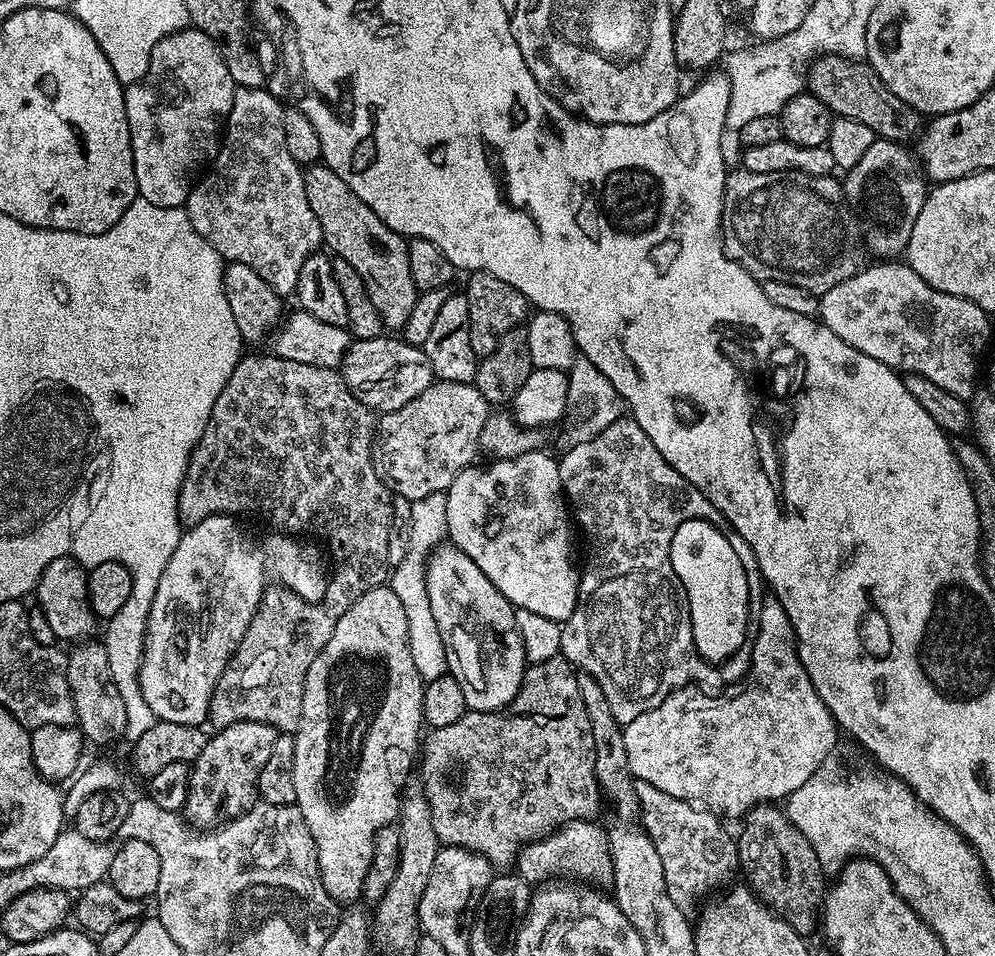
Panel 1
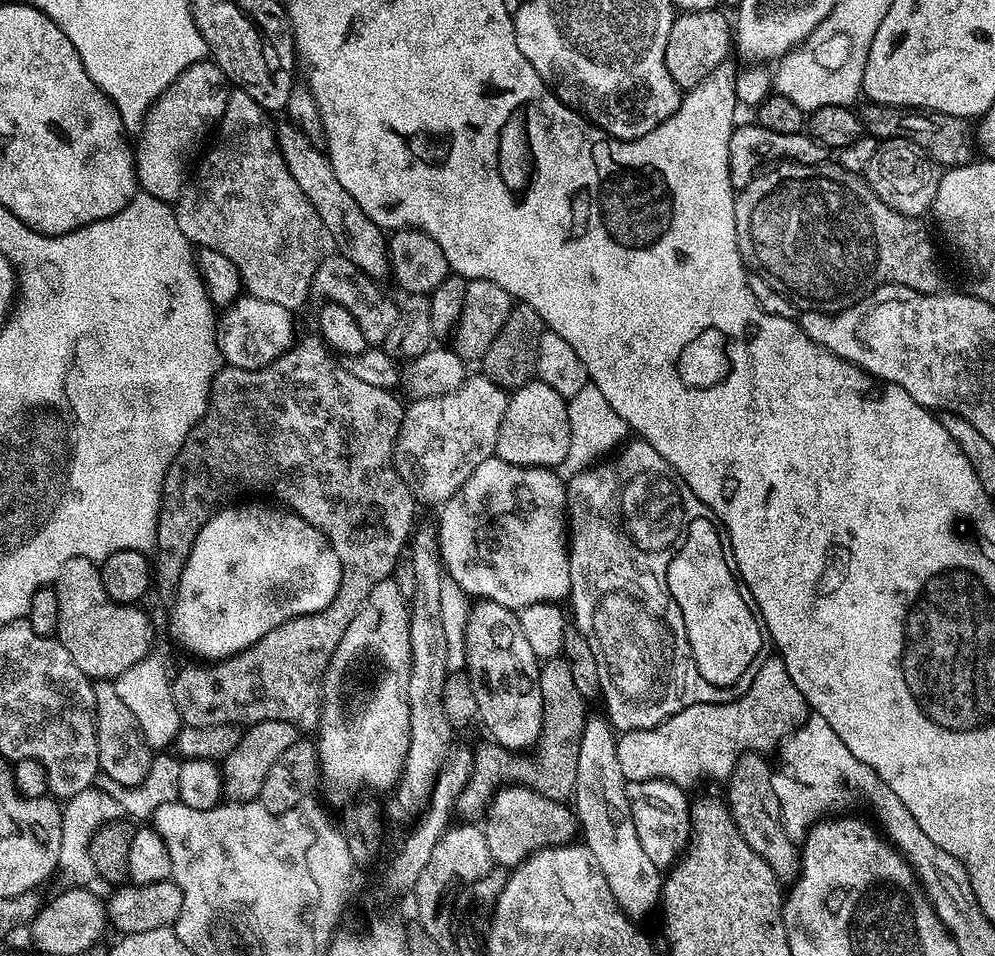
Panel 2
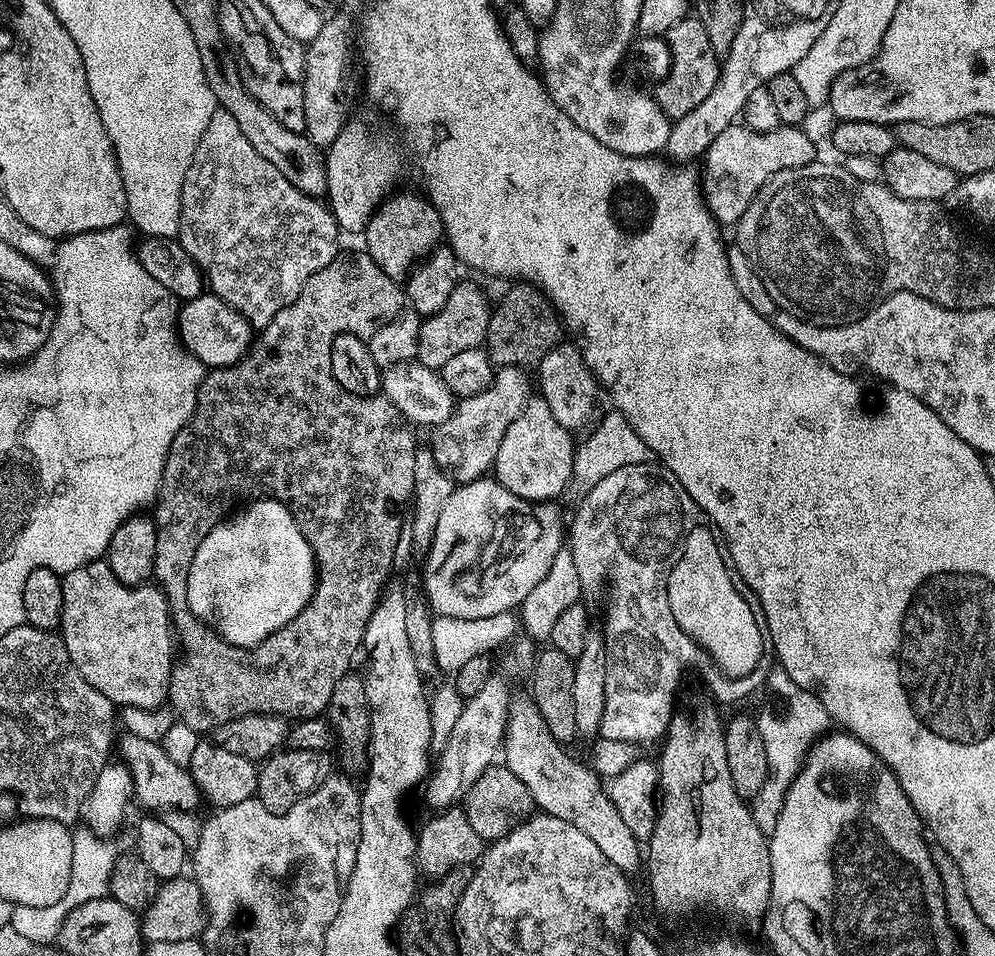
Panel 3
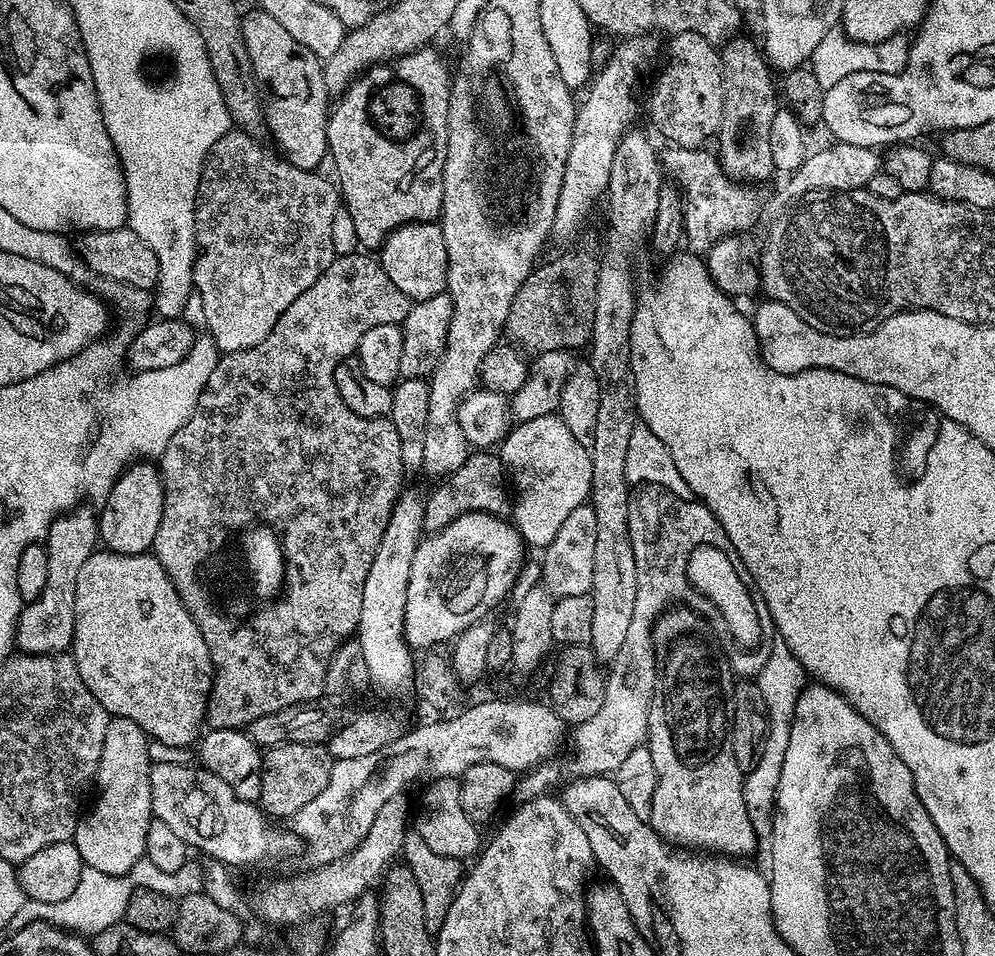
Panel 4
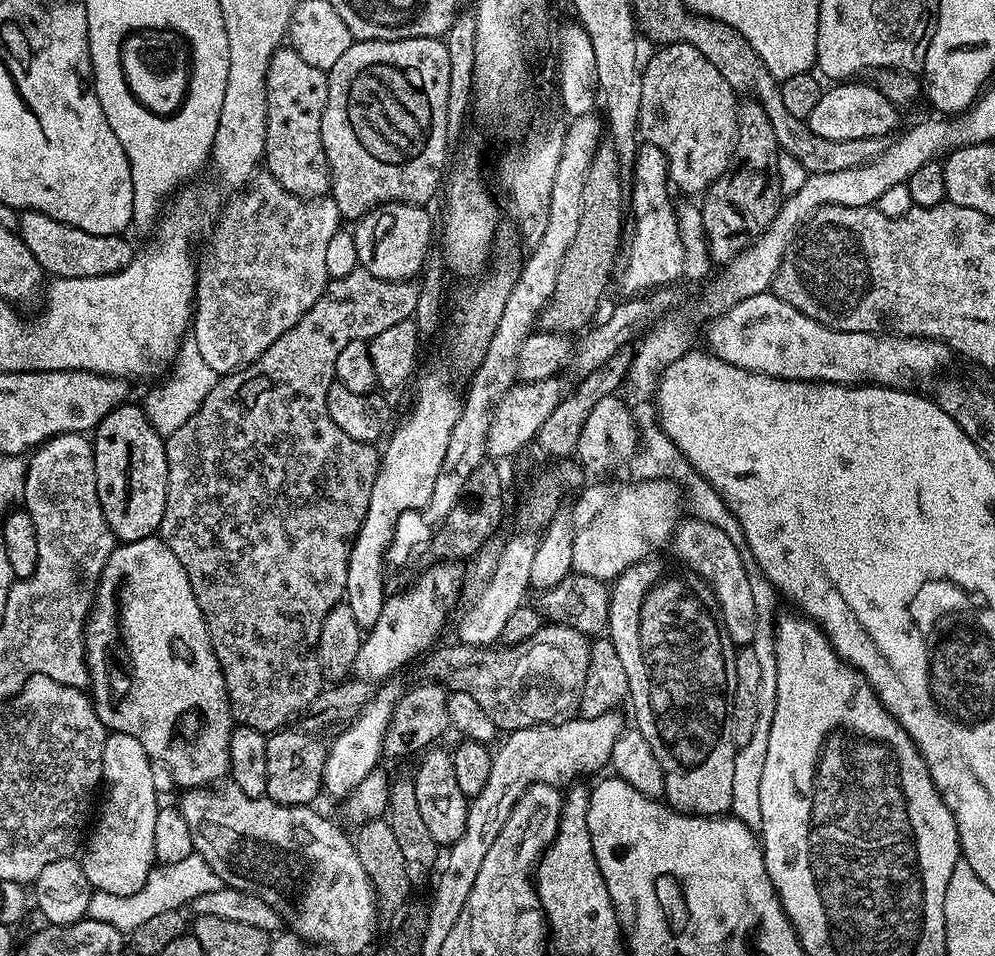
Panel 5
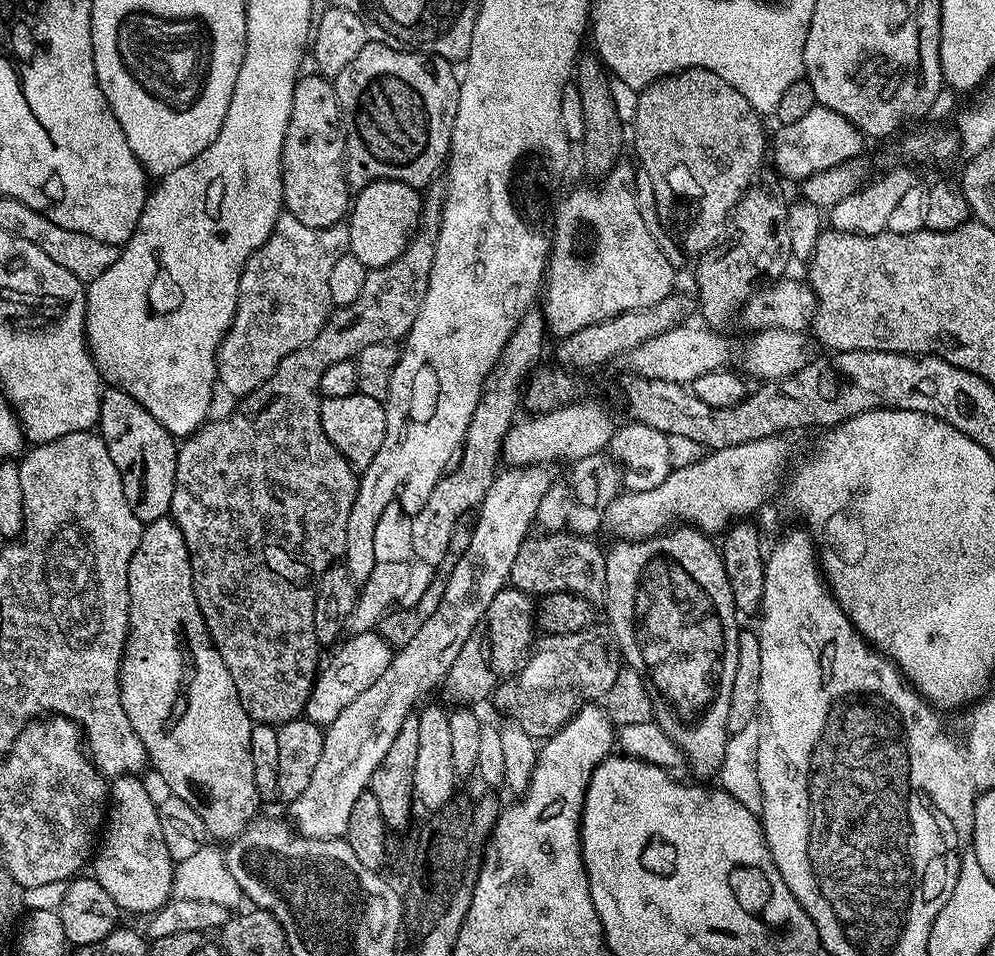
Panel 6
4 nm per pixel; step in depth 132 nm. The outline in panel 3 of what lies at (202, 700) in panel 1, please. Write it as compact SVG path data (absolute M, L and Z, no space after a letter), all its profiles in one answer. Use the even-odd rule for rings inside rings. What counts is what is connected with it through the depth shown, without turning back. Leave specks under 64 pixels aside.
M253 500L233 511L202 538L202 546L198 546L194 562L190 562L186 598L189 610L216 629L223 640L236 648L253 648L286 627L308 605L314 589L316 559L290 509L277 500Z

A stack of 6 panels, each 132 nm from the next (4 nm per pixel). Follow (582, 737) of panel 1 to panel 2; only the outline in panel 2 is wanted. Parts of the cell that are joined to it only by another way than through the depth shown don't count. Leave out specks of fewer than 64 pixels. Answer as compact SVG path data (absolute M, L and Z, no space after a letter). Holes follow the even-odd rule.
M563 655L552 657L550 660L543 661L540 665L540 685L542 686L542 706L544 707L544 717L542 718L542 731L540 739L534 745L536 760L531 760L528 754L517 754L503 748L501 744L487 742L480 749L475 749L472 758L472 772L469 780L462 789L458 799L459 807L464 807L468 812L483 813L488 806L488 801L492 798L492 793L501 786L509 784L524 784L536 792L543 792L552 800L561 802L567 801L576 790L576 775L578 774L578 742L581 741L586 711L584 704L586 697L578 694L578 686L574 686L574 677L570 674L570 666L564 660Z

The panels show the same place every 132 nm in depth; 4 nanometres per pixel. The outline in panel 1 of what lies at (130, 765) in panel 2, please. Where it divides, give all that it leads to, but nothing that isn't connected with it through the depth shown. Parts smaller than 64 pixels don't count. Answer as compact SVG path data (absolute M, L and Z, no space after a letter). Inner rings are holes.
M84 642L73 648L76 649L67 653L68 681L74 698L76 724L83 739L89 745L123 741L126 730L126 705L122 702L122 694L118 694L118 686L114 686L110 678L110 662L106 659L106 646L103 642Z

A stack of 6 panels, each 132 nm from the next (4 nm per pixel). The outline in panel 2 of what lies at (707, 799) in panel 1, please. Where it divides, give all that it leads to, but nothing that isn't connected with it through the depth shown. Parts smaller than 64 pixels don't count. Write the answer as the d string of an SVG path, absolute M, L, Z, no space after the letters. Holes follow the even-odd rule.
M769 655L766 662L762 662L762 670L758 670L758 674L754 678L754 682L750 682L740 697L736 700L728 700L725 704L695 704L694 706L686 706L686 710L678 710L678 714L674 714L670 718L666 718L658 726L653 728L643 728L642 730L630 730L629 732L621 732L616 737L616 745L618 746L618 766L622 766L622 774L625 781L633 780L668 780L672 784L678 785L685 790L691 789L691 784L696 784L699 780L720 780L727 781L735 766L735 762L744 752L755 751L761 754L767 753L768 749L775 749L777 745L783 741L785 736L791 736L796 729L808 719L810 709L805 704L802 694L798 690L798 686L794 686L794 682L790 679L790 674L786 674L786 666L780 661L779 655Z

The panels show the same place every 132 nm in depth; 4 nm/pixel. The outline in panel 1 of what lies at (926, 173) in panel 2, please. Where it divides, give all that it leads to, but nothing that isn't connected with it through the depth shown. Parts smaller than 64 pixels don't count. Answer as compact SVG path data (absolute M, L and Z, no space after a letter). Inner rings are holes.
M876 139L862 154L862 159L853 168L843 173L842 183L844 185L844 197L847 198L849 206L861 217L868 216L868 228L866 224L866 248L876 258L896 258L905 251L910 242L910 234L914 234L914 222L918 222L918 210L922 210L926 195L926 177L924 169L917 157L907 152L903 143L895 140Z

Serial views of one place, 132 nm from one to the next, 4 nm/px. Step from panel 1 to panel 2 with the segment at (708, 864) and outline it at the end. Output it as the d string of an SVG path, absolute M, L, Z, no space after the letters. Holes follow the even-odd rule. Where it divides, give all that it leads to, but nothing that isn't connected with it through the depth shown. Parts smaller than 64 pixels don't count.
M633 780L625 783L624 793L630 806L630 818L634 818L634 830L638 830L638 842L642 842L642 850L646 850L646 855L656 868L671 869L678 859L678 850L687 845L692 835L690 800L684 797L687 796L685 789L668 780Z

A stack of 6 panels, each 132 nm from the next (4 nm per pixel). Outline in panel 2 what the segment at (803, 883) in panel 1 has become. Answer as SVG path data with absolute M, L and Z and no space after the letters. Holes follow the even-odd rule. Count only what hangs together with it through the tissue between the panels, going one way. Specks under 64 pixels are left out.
M755 751L744 752L736 760L731 775L726 781L728 811L740 828L742 838L750 842L750 850L758 858L766 858L766 866L774 870L781 882L791 882L800 871L800 848L797 841L788 837L782 826L782 810L777 785L772 785L772 772L765 755Z

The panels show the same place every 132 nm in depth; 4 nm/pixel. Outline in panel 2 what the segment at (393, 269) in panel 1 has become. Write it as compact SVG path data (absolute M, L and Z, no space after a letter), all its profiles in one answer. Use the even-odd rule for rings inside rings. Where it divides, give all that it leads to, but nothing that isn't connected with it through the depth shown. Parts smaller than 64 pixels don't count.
M284 122L276 128L276 141L280 147L282 158L286 162L286 170L298 182L302 194L310 198L314 210L318 210L318 218L322 218L326 230L330 230L330 238L336 243L335 251L341 256L350 258L354 266L361 268L368 276L384 278L389 275L388 270L388 242L385 229L380 228L350 198L346 190L342 190L342 182L334 174L334 166L329 162L325 149L314 146L302 130L298 130L291 122Z

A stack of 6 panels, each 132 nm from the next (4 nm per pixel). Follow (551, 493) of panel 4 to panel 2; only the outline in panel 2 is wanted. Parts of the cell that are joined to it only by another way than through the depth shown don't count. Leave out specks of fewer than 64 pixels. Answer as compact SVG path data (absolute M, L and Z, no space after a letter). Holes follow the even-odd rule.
M539 378L515 389L509 395L506 412L498 428L497 459L524 467L557 467L566 458L570 443L567 410L567 399Z

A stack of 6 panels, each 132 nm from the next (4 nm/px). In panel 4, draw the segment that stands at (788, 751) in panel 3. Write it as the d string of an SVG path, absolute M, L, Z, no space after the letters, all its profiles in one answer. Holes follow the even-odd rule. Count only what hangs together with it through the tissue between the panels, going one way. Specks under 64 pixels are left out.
M776 642L773 643L770 656L766 658L766 664L754 679L758 690L762 690L762 699L766 701L768 736L764 739L764 746L760 749L755 764L747 769L743 777L744 805L756 831L757 841L768 842L772 839L772 813L776 811L776 783L780 781L782 758L786 754L786 746L790 738L792 715L796 709L796 699L800 696L800 689L805 687L806 673L798 658L790 654L788 647L783 642Z

